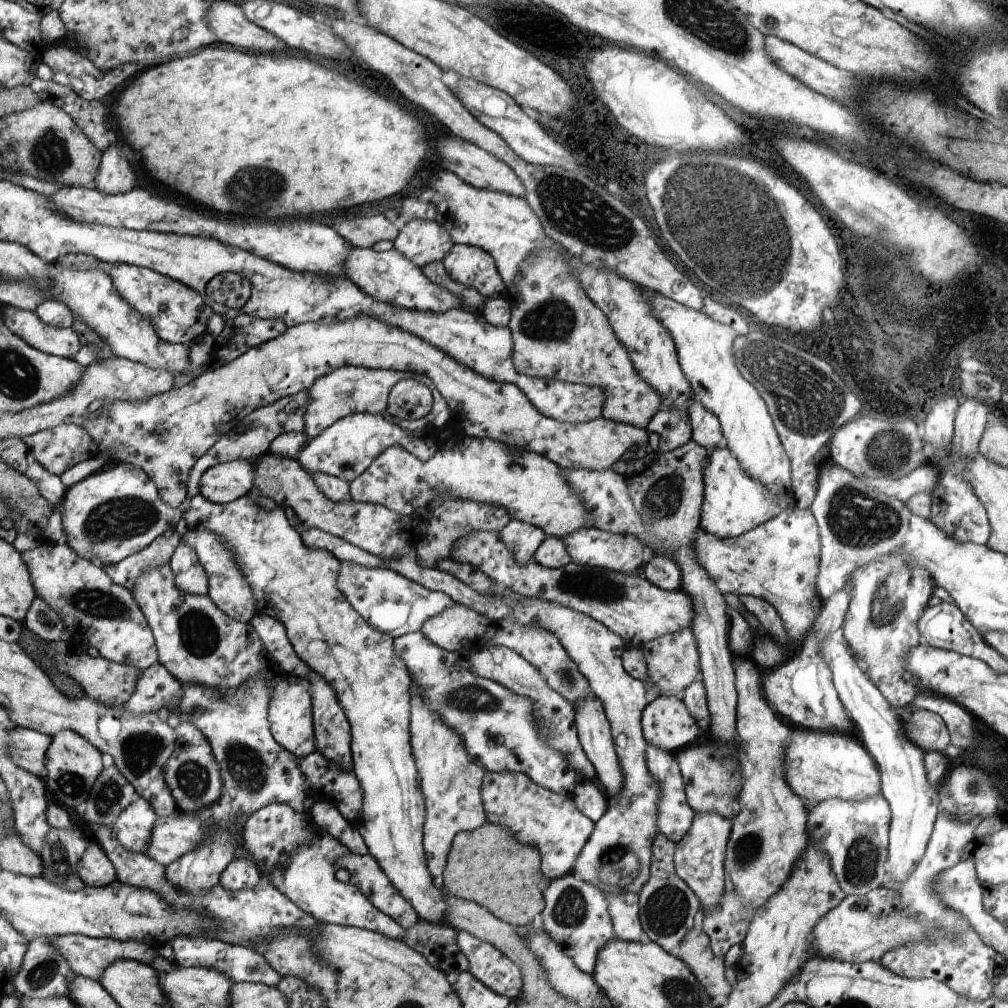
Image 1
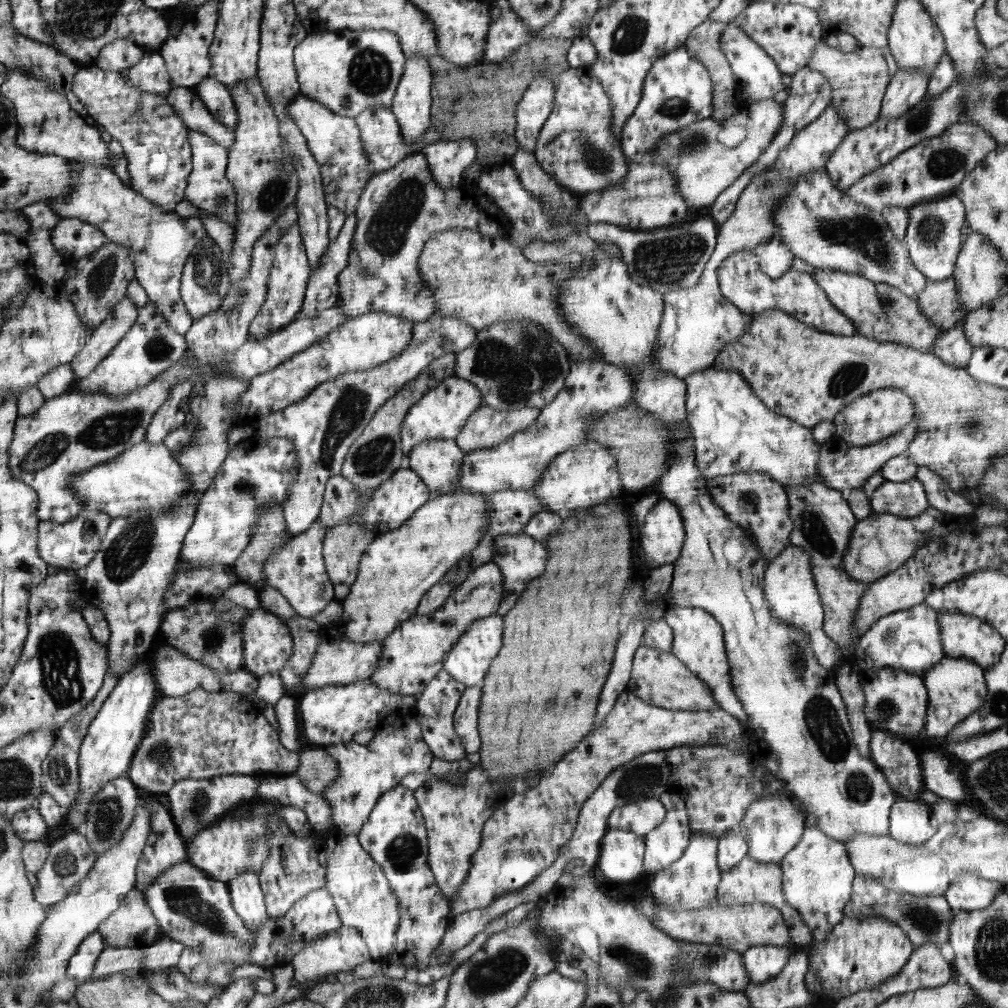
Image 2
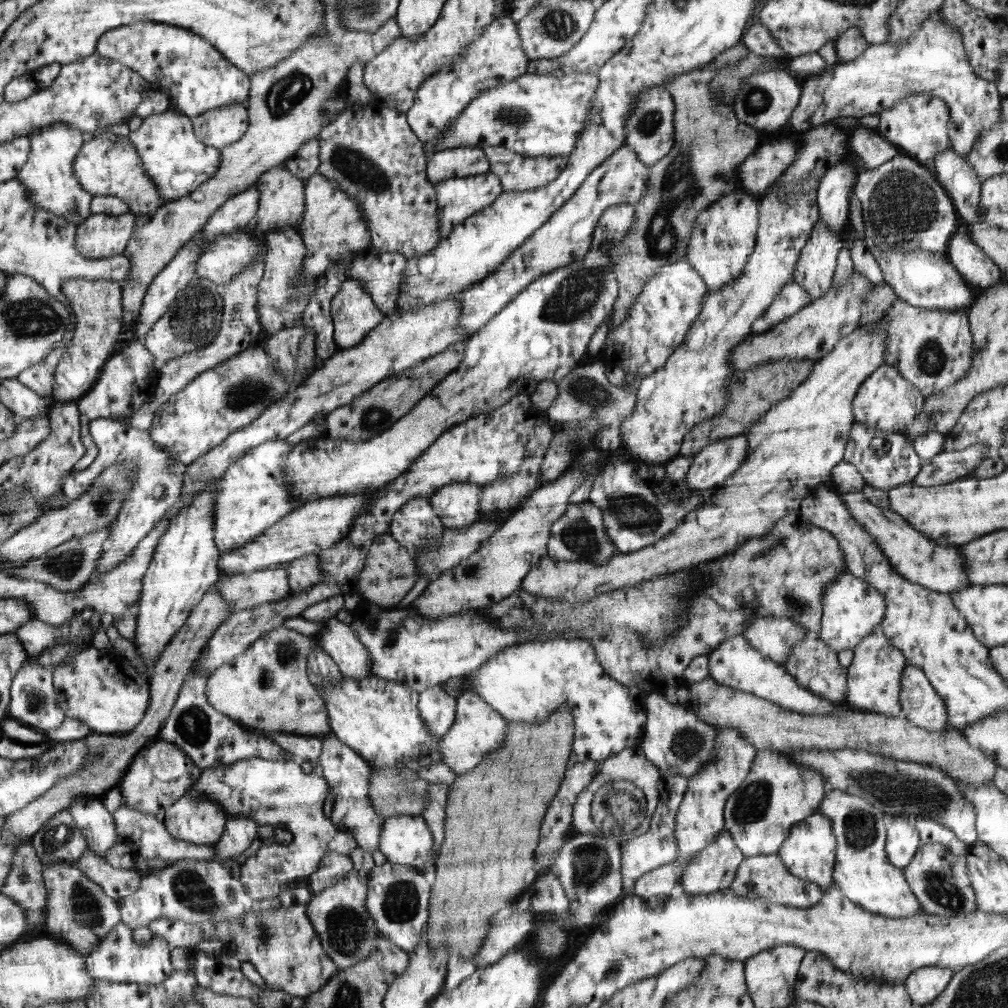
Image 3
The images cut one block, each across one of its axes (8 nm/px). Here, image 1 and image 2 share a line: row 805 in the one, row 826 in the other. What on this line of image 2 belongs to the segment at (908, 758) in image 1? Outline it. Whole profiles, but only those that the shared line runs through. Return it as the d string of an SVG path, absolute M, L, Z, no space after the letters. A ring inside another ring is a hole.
M897 799L888 815L888 836L907 845L921 845L933 836L938 824L932 817L929 805L918 801Z

